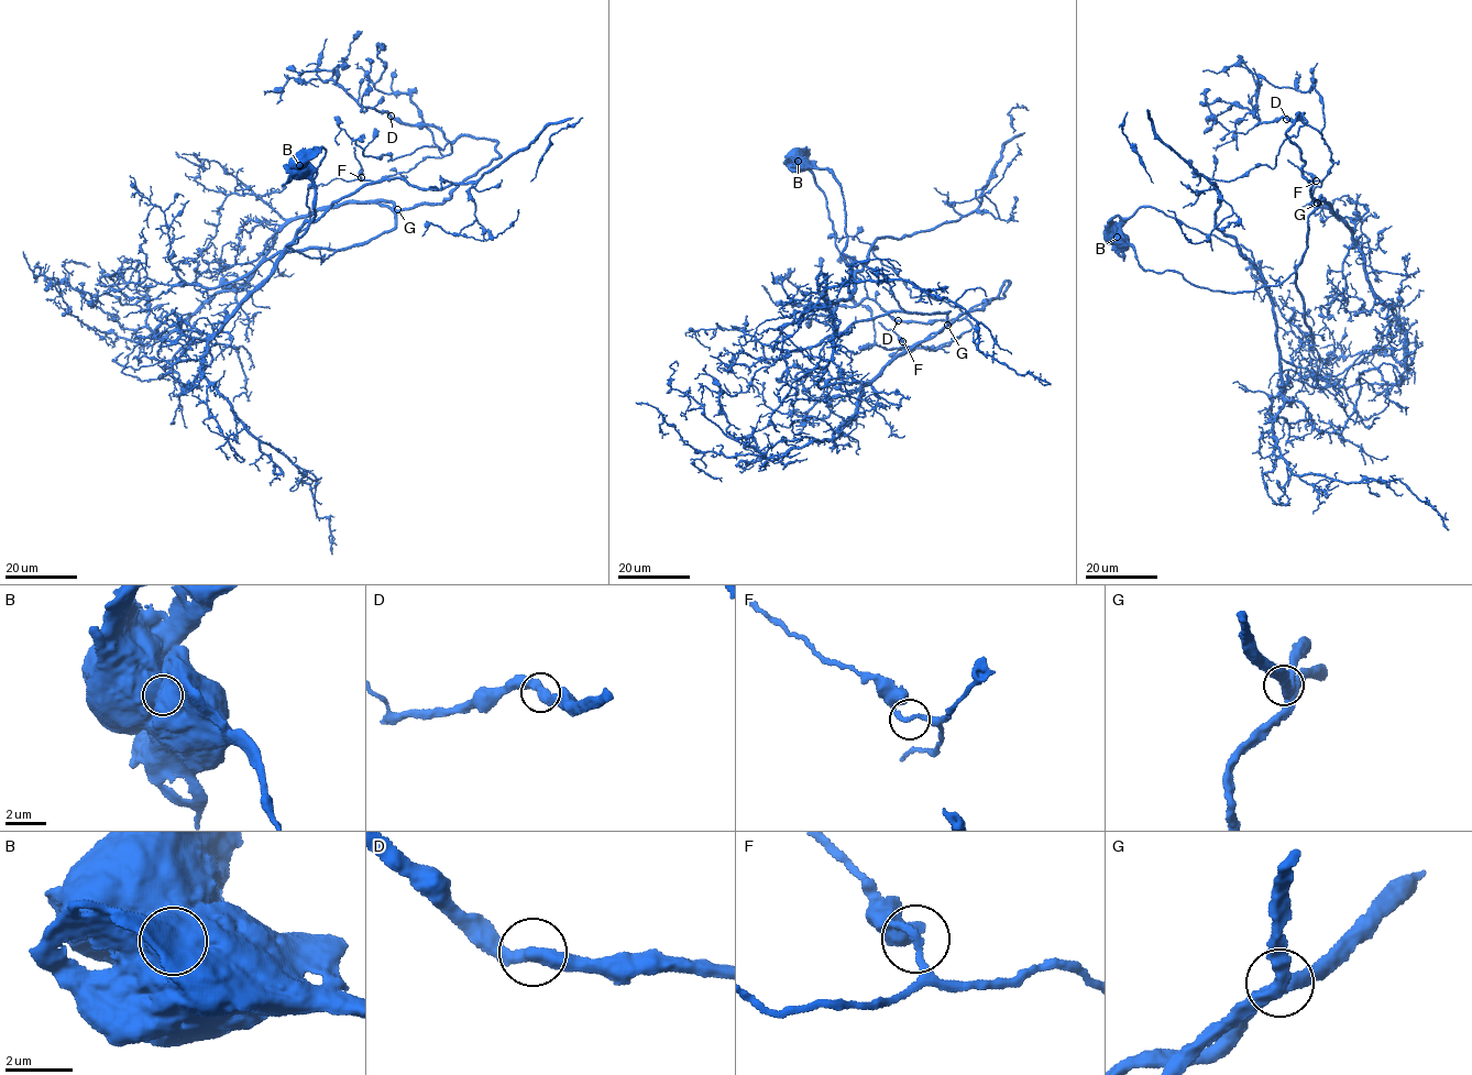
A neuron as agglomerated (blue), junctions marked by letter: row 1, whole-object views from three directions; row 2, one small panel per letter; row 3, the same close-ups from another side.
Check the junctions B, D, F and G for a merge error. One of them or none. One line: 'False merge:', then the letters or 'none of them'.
False merge: B

